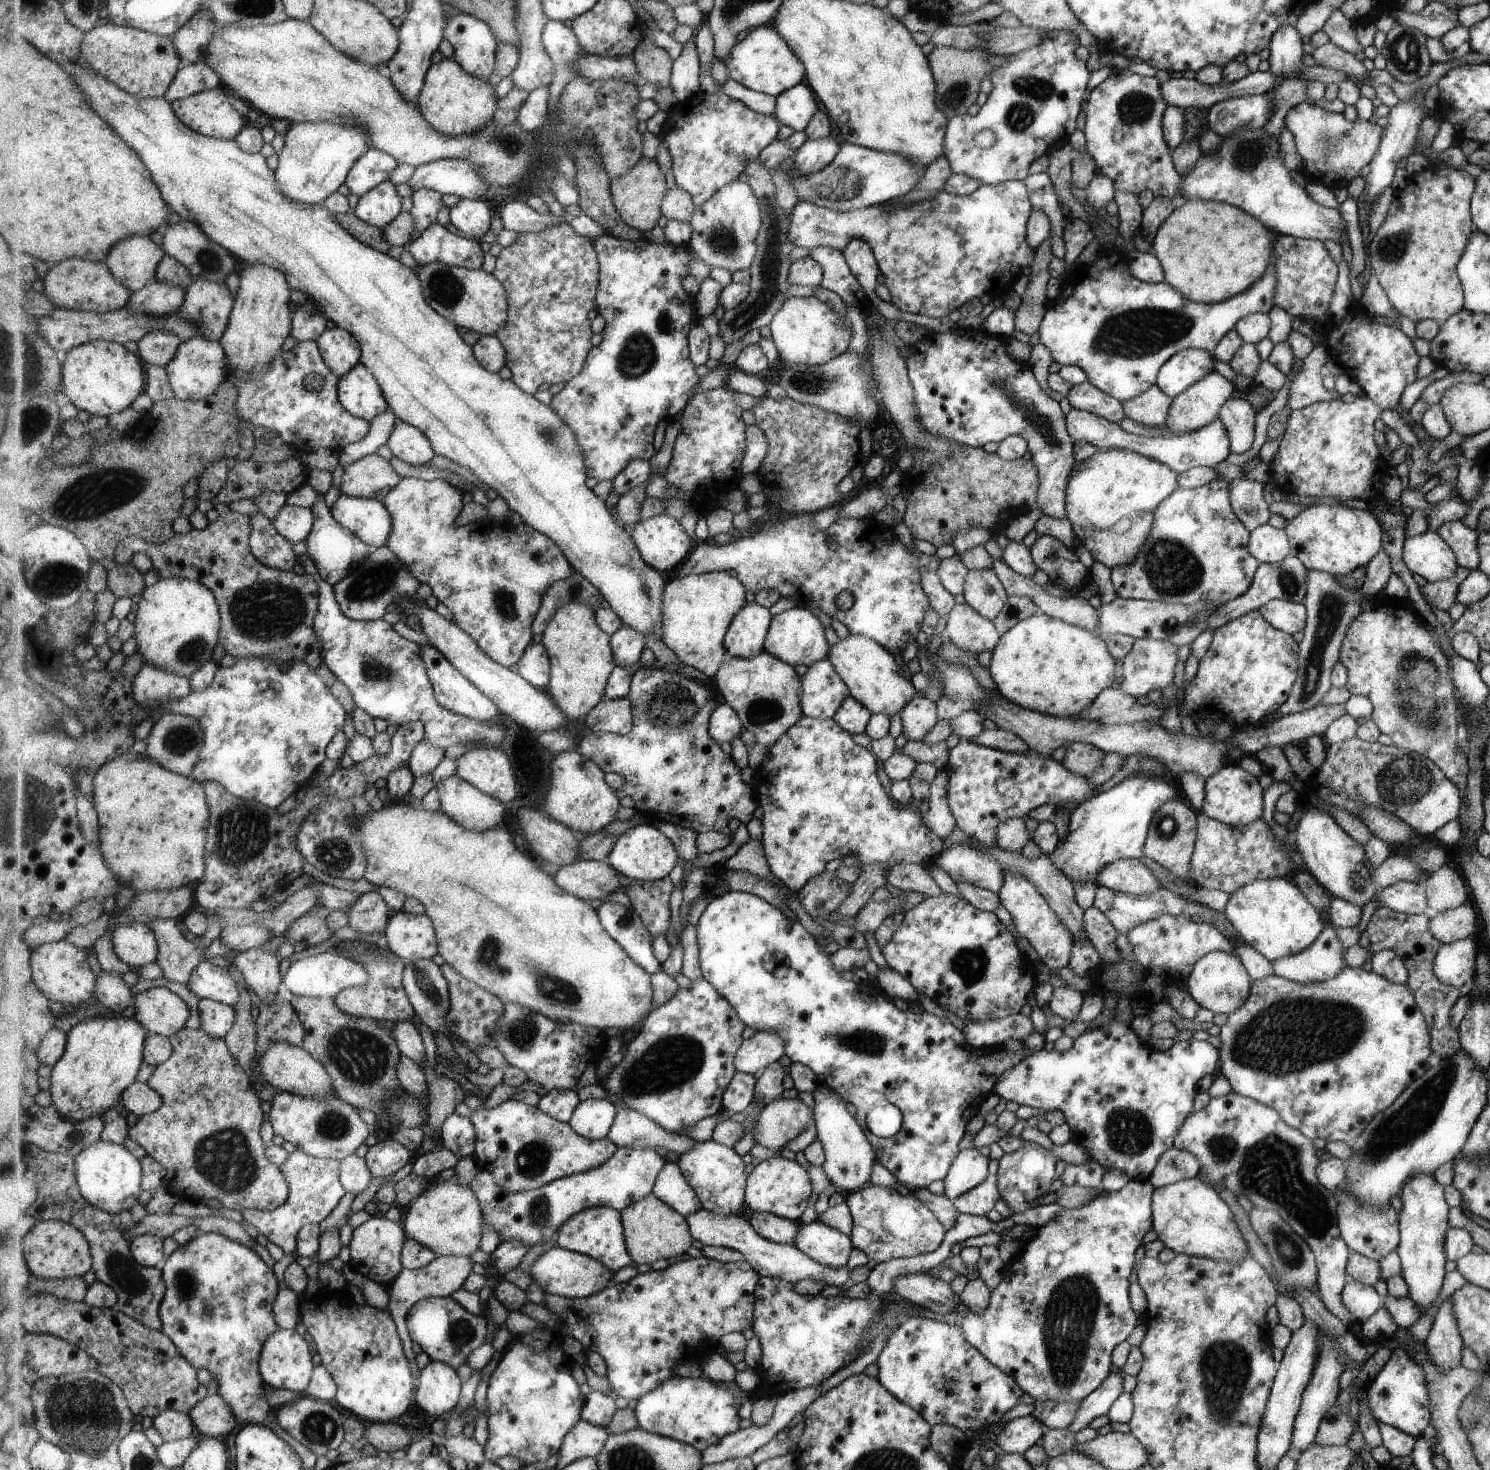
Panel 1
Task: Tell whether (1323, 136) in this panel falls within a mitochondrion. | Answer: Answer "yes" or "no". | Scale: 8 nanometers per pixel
yes

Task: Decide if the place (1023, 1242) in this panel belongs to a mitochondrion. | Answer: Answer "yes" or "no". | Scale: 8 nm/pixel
no

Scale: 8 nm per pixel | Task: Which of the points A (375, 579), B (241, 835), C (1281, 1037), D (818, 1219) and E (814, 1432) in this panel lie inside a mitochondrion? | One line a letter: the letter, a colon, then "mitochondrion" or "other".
A: mitochondrion
B: mitochondrion
C: mitochondrion
D: other
E: other

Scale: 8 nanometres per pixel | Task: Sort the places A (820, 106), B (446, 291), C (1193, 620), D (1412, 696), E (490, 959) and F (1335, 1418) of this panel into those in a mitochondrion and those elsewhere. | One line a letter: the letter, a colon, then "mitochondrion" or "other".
A: other
B: mitochondrion
C: mitochondrion
D: mitochondrion
E: mitochondrion
F: mitochondrion

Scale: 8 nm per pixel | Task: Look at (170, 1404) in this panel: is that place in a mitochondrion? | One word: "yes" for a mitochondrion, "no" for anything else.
no

